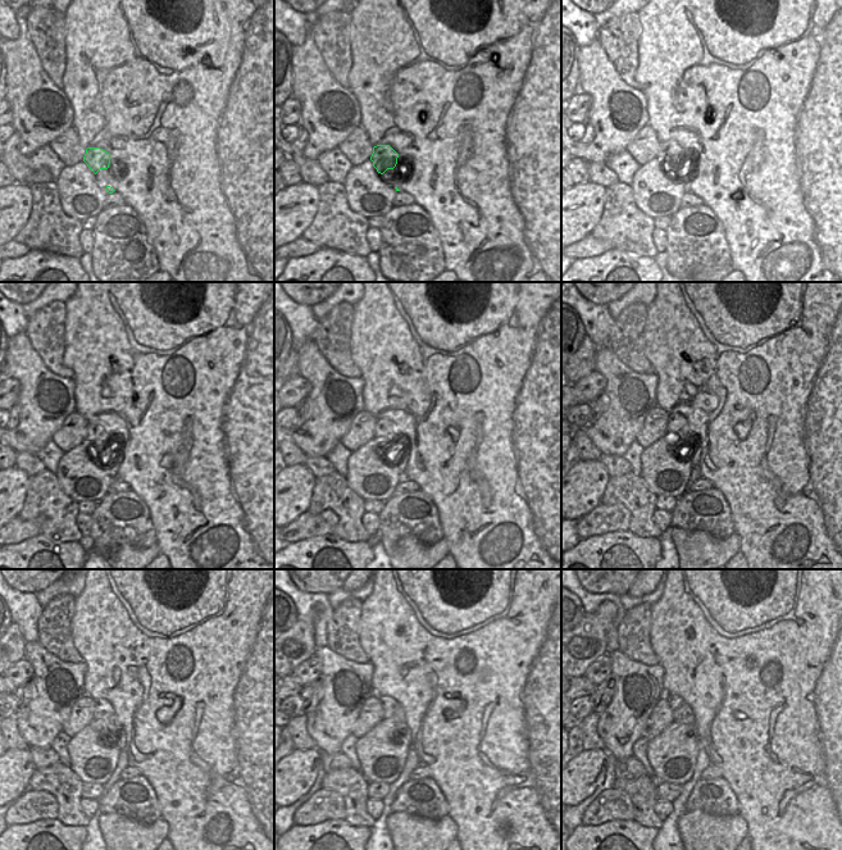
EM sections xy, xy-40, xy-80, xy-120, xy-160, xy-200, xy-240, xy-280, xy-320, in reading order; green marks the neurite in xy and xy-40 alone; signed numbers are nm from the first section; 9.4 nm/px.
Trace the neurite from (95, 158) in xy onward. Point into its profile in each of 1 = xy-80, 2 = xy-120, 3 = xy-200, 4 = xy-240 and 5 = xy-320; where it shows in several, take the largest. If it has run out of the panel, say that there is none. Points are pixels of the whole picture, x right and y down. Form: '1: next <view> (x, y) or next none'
1: next xy-80 (672, 154)
2: next xy-120 (98, 437)
3: next xy-200 (677, 423)
4: next xy-240 (104, 712)
5: next xy-320 (682, 713)

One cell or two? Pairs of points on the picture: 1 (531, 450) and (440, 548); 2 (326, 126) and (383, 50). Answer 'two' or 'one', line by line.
1: two
2: two

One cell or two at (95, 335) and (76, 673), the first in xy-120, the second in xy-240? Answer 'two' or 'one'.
two

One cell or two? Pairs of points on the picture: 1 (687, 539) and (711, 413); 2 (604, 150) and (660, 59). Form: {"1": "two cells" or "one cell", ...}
{"1": "two cells", "2": "two cells"}

